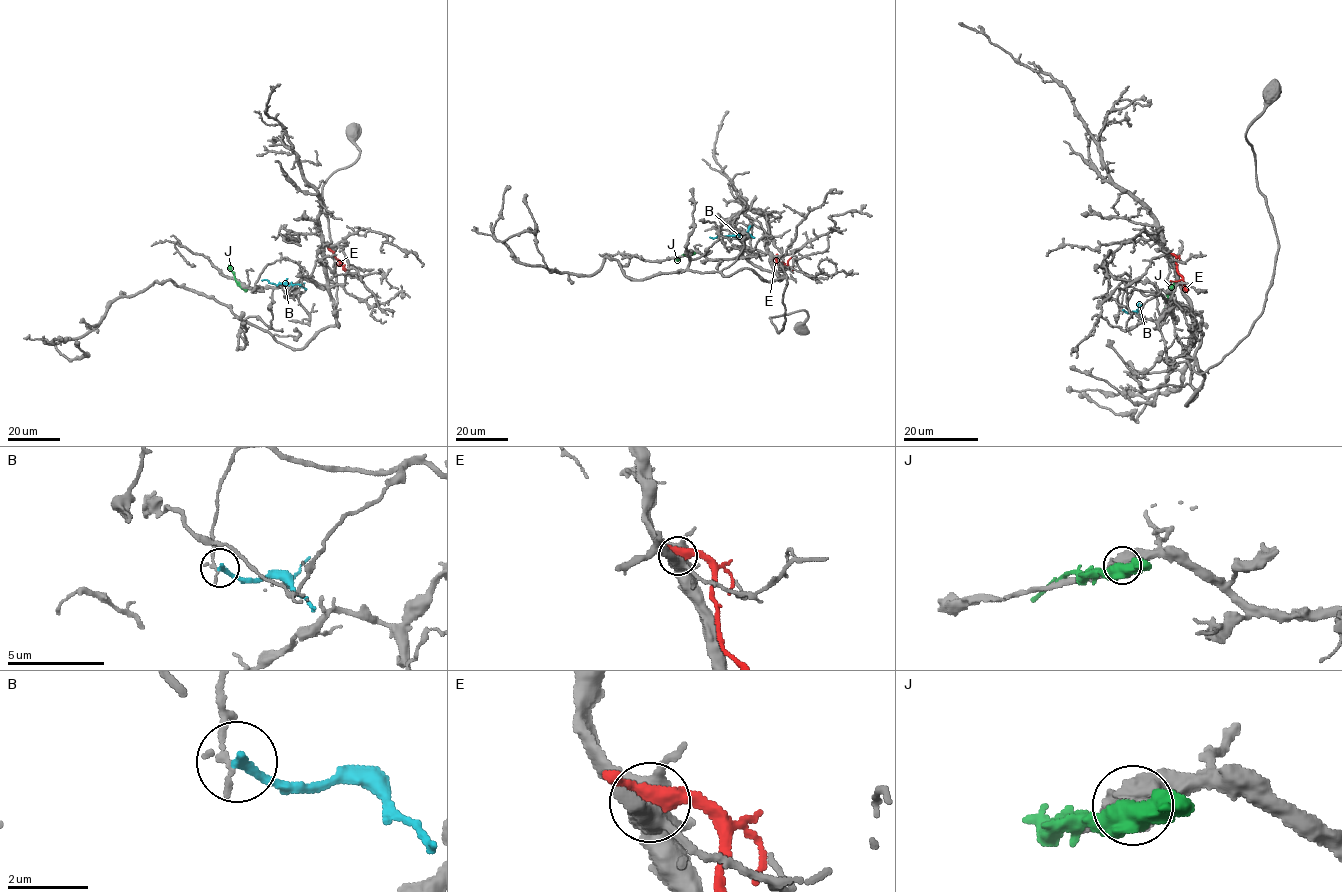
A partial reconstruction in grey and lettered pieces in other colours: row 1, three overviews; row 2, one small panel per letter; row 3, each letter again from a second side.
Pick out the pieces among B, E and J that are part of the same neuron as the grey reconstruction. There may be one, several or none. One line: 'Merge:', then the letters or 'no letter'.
Merge: no letter

